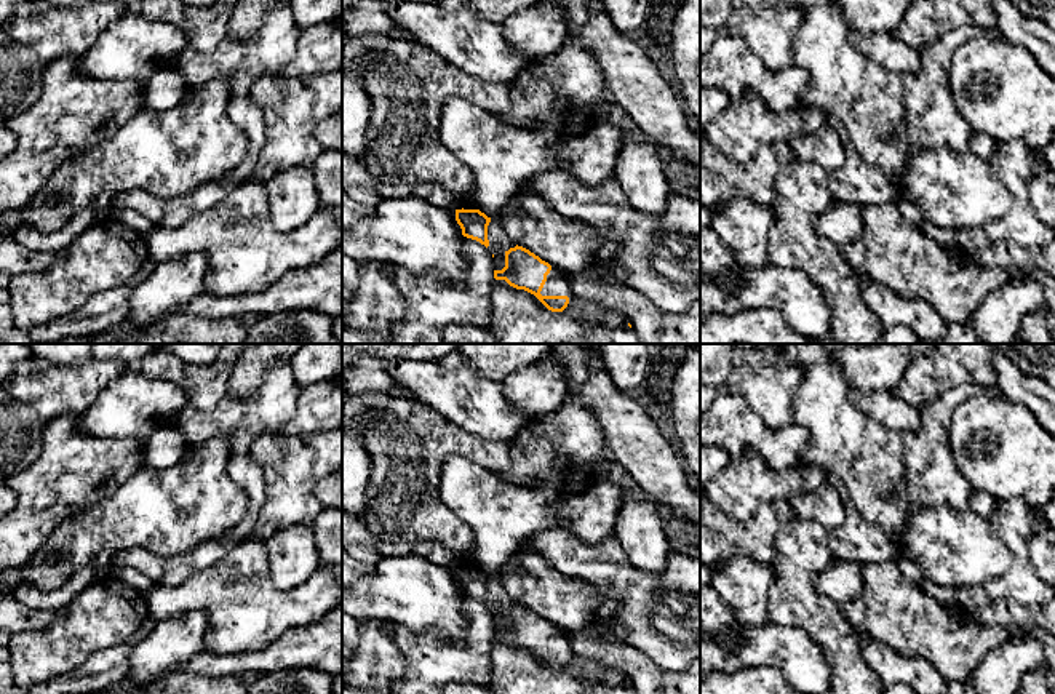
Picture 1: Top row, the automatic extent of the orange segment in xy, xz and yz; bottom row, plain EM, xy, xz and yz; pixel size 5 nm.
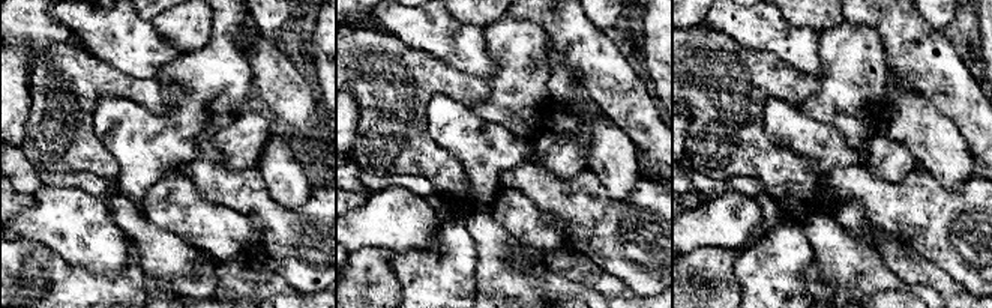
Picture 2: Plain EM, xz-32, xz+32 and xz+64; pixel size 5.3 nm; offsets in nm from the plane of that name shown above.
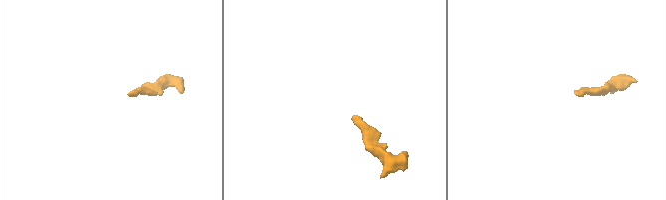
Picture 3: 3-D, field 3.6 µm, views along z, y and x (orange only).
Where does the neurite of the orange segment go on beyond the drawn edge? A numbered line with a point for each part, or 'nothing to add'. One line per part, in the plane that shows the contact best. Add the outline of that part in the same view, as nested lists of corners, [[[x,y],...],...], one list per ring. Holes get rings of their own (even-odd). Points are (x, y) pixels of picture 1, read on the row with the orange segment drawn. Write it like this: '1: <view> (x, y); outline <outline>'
1: xz (557, 285); outline [[[551,267],[540,294],[542,296],[567,296],[571,299],[574,293],[569,286],[569,281],[566,280],[566,275]]]

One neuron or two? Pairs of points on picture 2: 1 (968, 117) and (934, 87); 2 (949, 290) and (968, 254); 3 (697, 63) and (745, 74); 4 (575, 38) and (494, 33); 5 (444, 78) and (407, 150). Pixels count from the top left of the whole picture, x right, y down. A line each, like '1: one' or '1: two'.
1: one
2: two
3: one
4: two
5: one

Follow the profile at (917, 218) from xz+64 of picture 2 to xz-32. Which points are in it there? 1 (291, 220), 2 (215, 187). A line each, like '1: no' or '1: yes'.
1: yes
2: yes

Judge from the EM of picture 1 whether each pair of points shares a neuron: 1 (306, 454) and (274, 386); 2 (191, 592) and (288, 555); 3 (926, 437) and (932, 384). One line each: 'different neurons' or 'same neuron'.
1: different neurons
2: different neurons
3: different neurons

